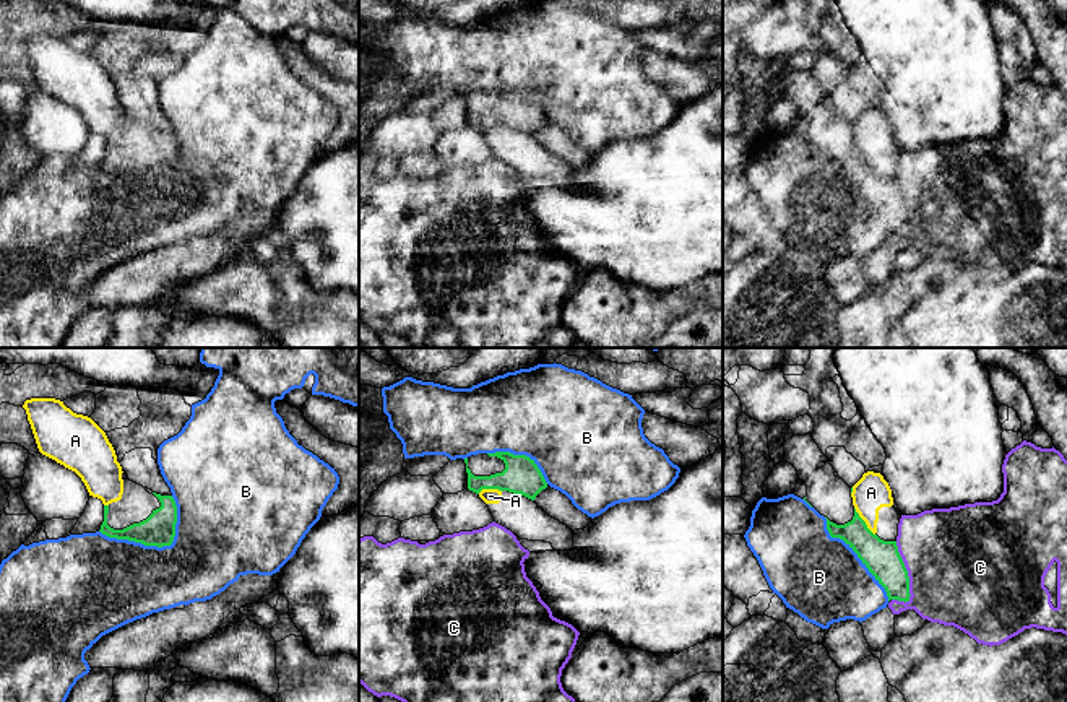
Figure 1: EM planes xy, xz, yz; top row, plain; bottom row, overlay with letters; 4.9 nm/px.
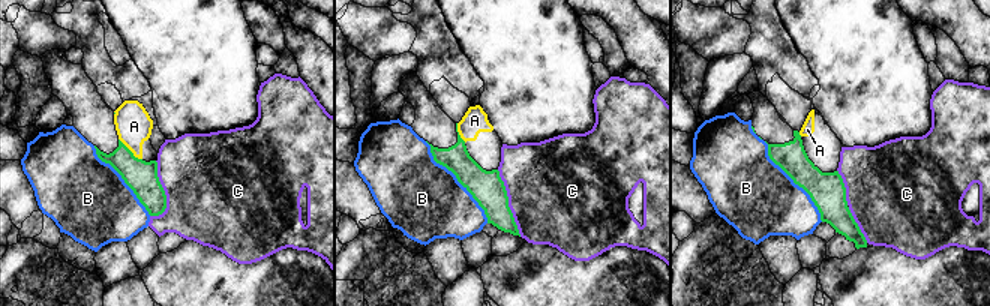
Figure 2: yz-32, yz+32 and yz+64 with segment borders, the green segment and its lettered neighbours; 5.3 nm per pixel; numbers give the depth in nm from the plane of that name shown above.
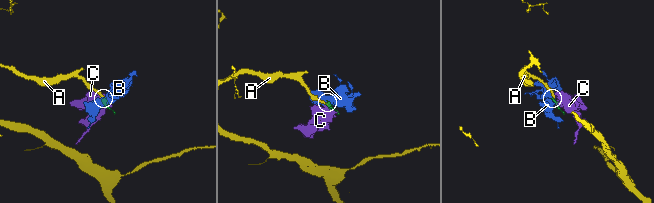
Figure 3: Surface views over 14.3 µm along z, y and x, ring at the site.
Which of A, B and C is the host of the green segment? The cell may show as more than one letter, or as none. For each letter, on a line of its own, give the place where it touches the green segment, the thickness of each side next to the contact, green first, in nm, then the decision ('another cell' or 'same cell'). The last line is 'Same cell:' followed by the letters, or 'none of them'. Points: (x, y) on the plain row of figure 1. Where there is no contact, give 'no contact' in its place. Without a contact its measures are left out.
A: yz (864, 158) | 170/180 nm | another cell
B: xy (156, 181) | 160/400 nm | another cell
C: yz (907, 208) | 170/500 nm | another cell
Same cell: none of them

